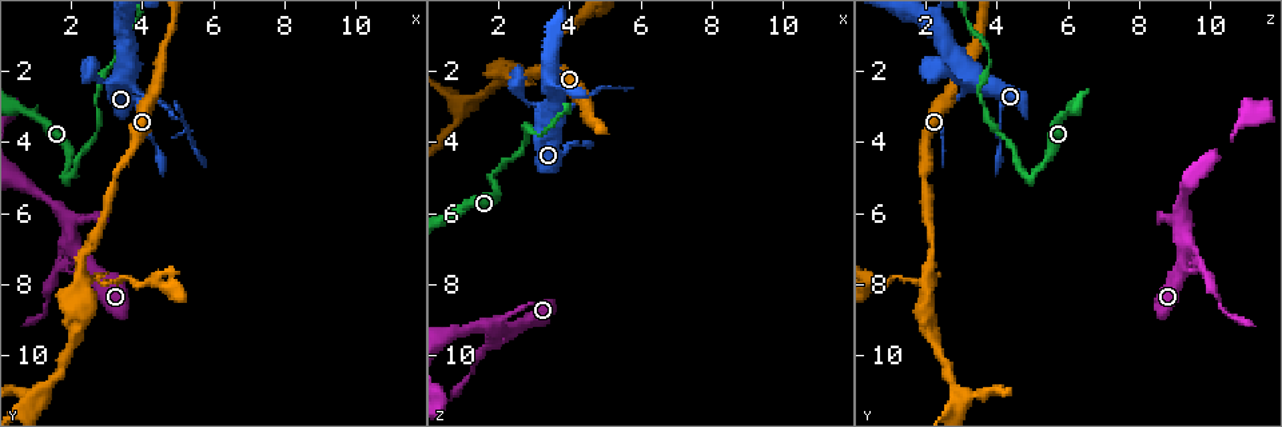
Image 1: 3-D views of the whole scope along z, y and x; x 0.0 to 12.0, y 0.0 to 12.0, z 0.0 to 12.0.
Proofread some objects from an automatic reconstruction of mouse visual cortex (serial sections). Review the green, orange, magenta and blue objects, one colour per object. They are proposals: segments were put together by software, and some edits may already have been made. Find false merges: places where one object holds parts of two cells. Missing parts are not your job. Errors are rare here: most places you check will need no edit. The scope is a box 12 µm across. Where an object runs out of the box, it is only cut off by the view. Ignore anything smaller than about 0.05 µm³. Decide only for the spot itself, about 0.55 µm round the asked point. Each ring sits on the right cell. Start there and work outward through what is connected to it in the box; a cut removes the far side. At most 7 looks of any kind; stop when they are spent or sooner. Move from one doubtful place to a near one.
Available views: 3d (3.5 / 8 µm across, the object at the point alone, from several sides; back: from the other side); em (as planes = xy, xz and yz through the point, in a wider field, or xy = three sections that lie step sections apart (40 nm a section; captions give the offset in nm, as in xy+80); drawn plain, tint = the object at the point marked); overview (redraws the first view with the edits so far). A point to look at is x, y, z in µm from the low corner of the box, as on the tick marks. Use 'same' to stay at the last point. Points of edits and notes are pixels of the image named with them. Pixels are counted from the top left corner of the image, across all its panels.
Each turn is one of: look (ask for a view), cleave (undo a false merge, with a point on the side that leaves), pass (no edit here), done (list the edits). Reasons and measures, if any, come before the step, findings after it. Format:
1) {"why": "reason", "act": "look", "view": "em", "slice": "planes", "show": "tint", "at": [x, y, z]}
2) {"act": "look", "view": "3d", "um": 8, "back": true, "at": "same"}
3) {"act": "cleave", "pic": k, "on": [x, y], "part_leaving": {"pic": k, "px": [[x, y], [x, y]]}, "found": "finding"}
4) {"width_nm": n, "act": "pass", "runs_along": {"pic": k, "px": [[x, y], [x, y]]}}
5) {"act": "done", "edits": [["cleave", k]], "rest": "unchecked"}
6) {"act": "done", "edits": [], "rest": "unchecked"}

{"why": "sharp bend", "act": "look", "view": "em", "slice": "xy", "step": 1, "show": "tint", "at": [1.7, 5.0, 4.9]}

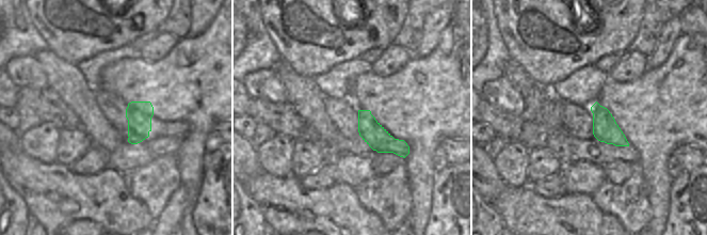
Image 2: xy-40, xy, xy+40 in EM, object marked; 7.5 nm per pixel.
{"act": "look", "view": "3d", "um": 3.5, "at": "same"}

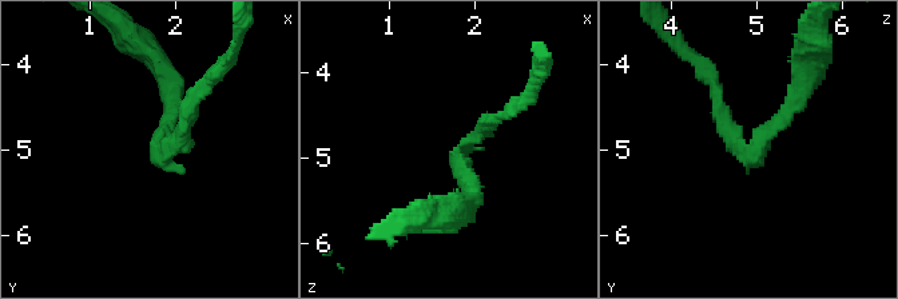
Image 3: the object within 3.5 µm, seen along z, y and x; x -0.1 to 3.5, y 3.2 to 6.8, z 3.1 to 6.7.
{"width_nm": 180, "act": "cleave", "pic": 3, "on": [186, 123], "part_leaving": {"pic": 3, "px": [[162, 151], [231, 56]]}, "found": "a second cell is stuck on"}

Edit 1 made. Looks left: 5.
{"why": "redraw", "act": "look", "view": "overview"}

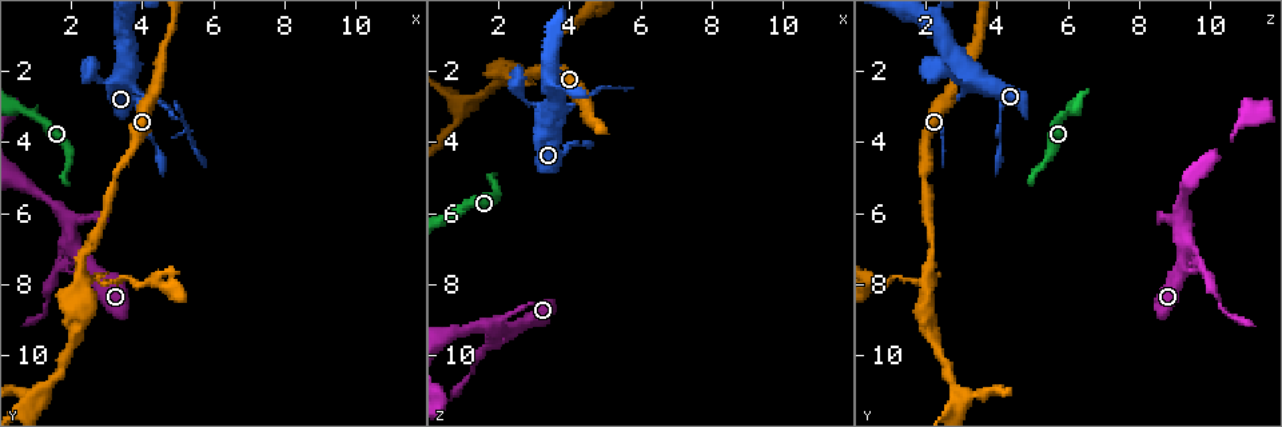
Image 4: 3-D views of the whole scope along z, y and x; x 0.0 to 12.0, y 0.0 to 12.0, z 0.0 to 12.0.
{"why": "calibre changes", "act": "look", "view": "3d", "um": 8, "at": [2.0, 6.9, 9.3]}

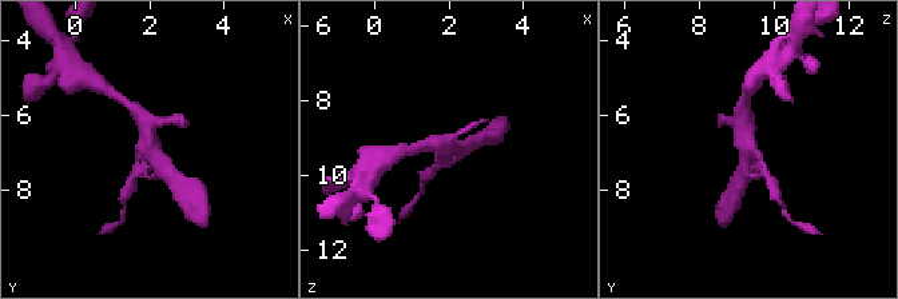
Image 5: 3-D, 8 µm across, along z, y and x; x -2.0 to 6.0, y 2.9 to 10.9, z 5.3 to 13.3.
{"why": "zoom in", "act": "look", "view": "3d", "um": 3.5, "at": [2.1, 6.9, 9.2]}

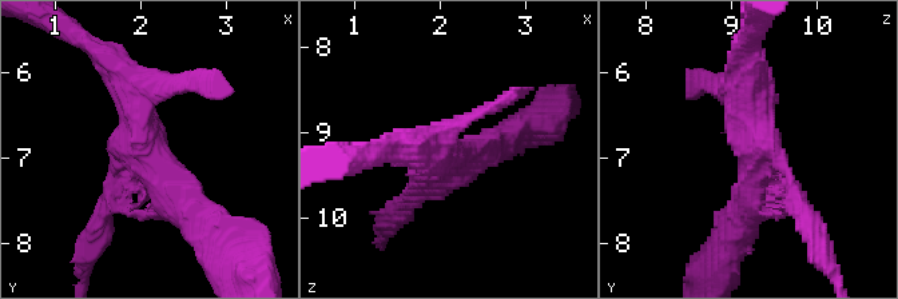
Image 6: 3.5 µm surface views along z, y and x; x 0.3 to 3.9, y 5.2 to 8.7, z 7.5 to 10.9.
{"why": "need the tissue", "act": "look", "view": "em", "slice": "xy", "step": 5, "show": "tint", "at": [2.10, 6.90, 9.25]}

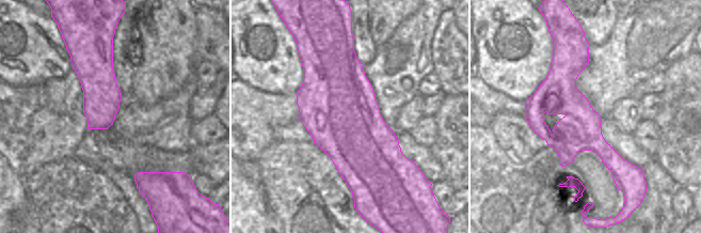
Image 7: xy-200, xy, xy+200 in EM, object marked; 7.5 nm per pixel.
{"act": "pass", "runs_along": {"pic": 7, "px": [[579, 53], [569, 102], [618, 177]]}, "found": "one cell here"}

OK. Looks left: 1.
{"act": "done", "edits": [["cleave", 3]], "rest": "unchecked"}

